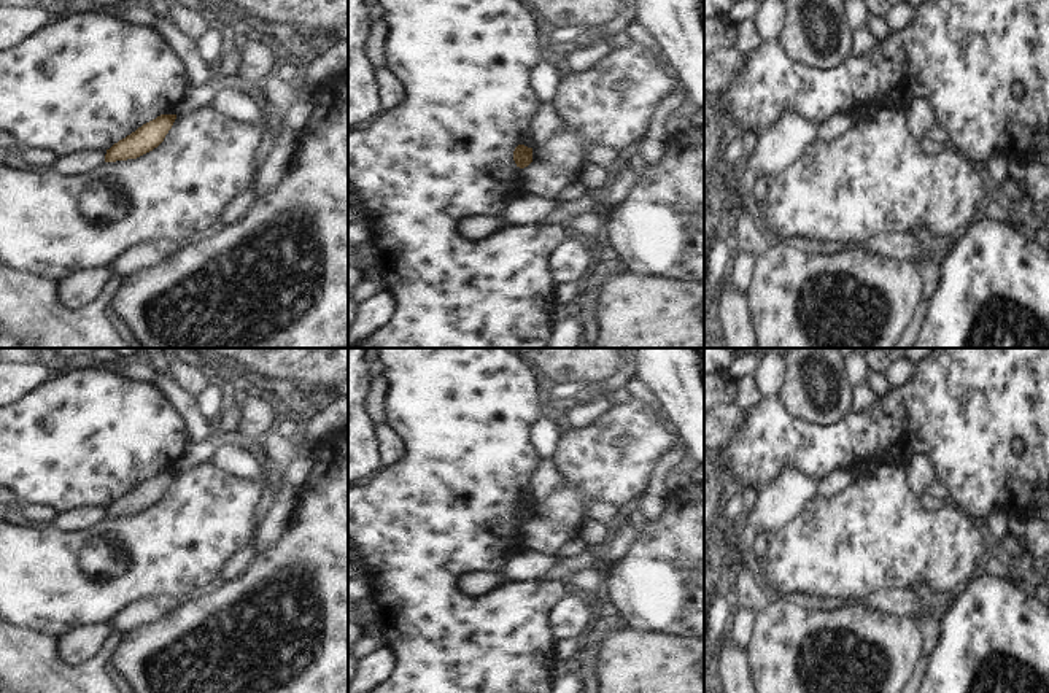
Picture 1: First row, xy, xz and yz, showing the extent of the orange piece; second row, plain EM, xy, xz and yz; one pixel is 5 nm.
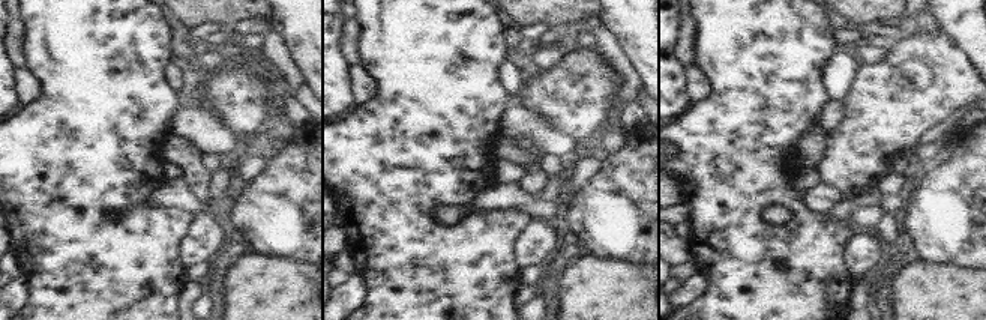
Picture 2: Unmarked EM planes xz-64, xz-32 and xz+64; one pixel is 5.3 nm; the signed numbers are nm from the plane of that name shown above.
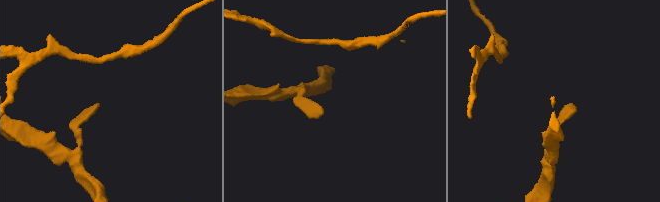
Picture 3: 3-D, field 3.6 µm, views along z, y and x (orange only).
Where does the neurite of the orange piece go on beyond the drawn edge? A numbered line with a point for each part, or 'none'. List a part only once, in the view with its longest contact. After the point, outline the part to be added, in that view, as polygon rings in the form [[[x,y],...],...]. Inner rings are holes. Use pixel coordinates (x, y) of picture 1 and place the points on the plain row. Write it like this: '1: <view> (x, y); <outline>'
none

